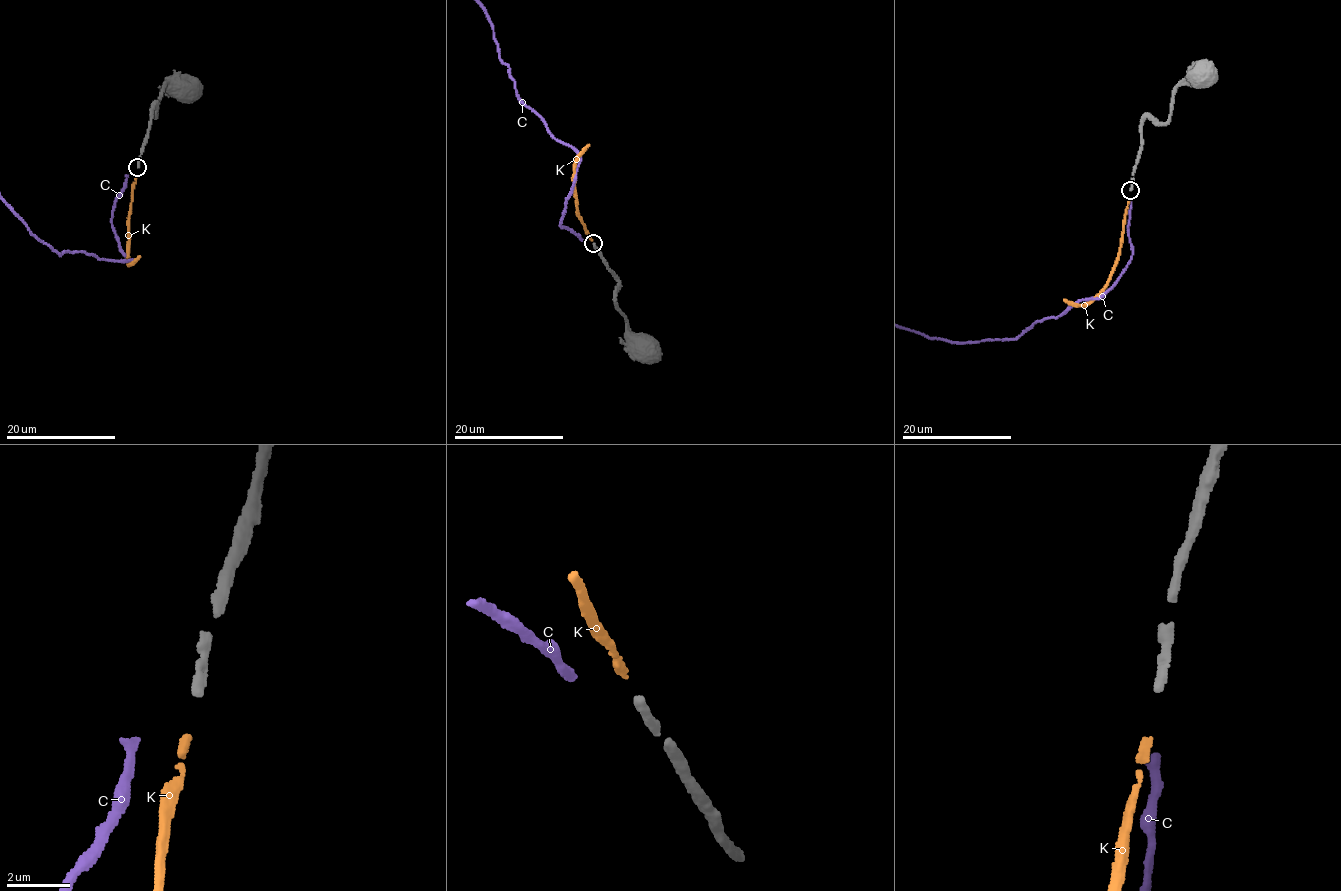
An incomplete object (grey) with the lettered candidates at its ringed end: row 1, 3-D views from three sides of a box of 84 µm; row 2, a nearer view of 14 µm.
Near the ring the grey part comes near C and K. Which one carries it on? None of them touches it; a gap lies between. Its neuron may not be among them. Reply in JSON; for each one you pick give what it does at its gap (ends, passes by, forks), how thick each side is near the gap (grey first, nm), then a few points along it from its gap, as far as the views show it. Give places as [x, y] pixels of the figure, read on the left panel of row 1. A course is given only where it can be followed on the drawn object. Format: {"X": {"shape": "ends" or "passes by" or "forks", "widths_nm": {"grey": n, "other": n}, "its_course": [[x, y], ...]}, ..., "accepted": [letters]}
{"K": {"shape": "ends", "widths_nm": {"grey": 300, "other": 280}, "its_course": [[137, 175], [133, 189], [126, 258], [130, 264], [140, 255]]}, "accepted": ["K"]}

